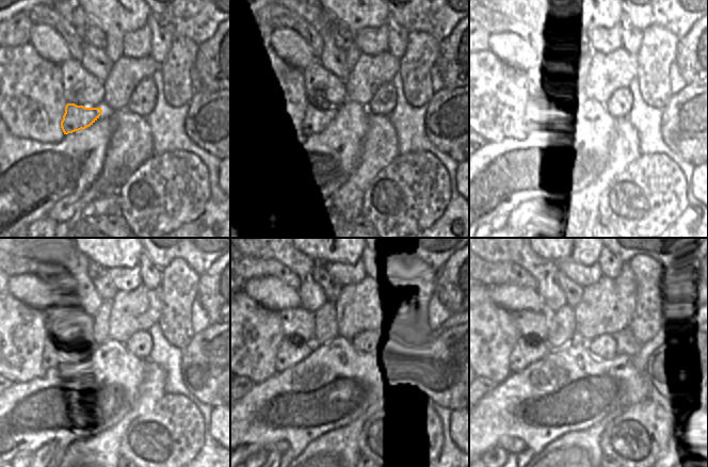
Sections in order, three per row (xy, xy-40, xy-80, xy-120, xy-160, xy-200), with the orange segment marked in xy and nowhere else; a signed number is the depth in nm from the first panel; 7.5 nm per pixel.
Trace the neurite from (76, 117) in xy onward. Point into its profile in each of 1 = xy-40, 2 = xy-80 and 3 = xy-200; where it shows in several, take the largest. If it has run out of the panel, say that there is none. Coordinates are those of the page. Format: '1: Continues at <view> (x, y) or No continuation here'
1: Continues at xy-40 (312, 119)
2: Continues at xy-80 (553, 116)
3: Continues at xy-200 (527, 350)

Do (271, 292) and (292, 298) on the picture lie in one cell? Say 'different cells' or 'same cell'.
same cell

